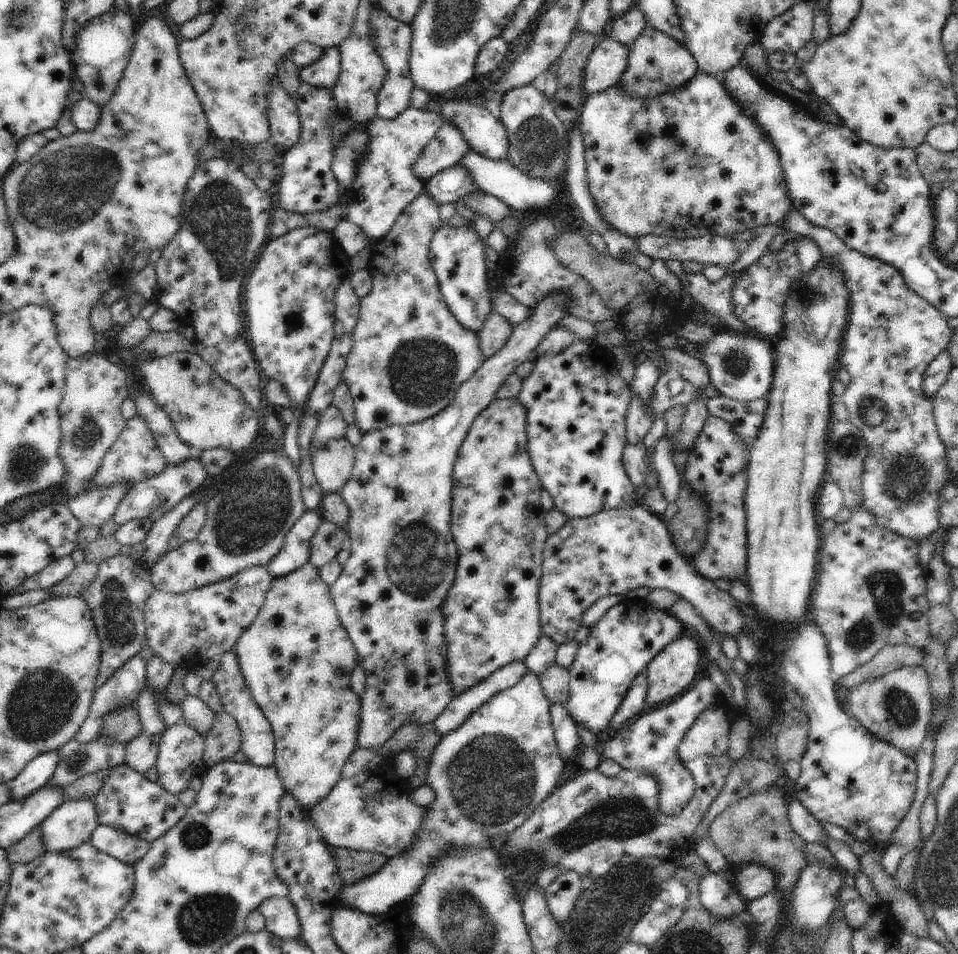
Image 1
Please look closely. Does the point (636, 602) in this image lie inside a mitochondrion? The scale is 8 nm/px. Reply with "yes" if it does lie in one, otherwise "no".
no

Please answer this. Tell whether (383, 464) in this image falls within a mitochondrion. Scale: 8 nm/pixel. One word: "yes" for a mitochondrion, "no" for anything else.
no

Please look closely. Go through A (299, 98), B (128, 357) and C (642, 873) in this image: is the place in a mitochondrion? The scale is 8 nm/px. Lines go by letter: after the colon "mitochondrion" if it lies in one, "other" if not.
A: other
B: other
C: mitochondrion

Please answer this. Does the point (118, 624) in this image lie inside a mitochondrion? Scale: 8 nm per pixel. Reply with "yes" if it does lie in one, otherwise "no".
yes

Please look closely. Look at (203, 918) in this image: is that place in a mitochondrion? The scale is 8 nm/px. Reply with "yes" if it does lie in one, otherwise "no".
yes

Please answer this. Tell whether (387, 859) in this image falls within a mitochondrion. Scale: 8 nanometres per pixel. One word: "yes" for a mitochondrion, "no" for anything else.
no

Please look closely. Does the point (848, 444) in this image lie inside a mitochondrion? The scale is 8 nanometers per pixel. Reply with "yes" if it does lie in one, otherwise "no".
yes

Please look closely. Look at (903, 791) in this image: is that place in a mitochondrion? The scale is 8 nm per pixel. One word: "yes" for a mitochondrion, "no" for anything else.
no

